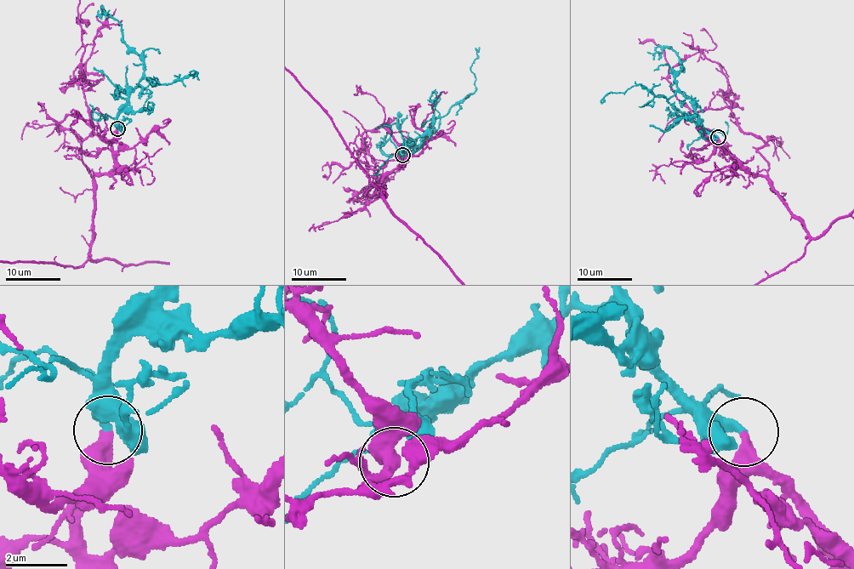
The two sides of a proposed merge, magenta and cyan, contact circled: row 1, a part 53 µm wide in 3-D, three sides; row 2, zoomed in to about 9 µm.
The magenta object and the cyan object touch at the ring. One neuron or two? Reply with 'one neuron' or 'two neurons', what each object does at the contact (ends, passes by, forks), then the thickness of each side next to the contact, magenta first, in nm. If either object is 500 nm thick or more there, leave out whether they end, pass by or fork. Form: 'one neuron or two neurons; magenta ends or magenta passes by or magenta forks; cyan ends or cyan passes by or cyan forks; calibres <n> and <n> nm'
one neuron; magenta ends; cyan ends; calibres 400 and 280 nm

